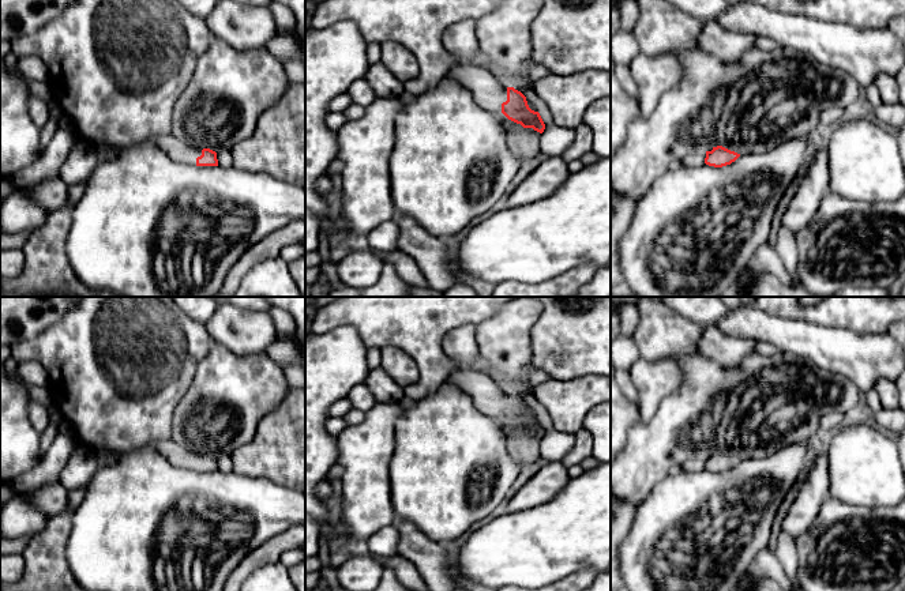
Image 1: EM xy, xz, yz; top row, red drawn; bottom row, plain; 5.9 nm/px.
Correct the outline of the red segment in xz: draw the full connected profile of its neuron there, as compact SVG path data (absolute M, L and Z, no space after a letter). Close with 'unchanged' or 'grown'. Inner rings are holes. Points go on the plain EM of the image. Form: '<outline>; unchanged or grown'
M465 368L454 370L447 381L467 394L478 411L503 418L523 433L544 437L545 429L540 418L529 413L526 402L514 392L506 392L489 376Z; grown

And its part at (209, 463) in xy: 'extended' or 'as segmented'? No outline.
extended

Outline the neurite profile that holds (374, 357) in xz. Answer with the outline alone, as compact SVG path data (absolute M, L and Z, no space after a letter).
M372 347L367 350L367 365L369 370L380 368L380 362L382 362L380 349Z

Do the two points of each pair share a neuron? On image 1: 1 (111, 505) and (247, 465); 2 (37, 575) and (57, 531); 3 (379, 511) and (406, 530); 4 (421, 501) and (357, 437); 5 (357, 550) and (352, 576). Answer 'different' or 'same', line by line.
1: different
2: same
3: different
4: different
5: different

